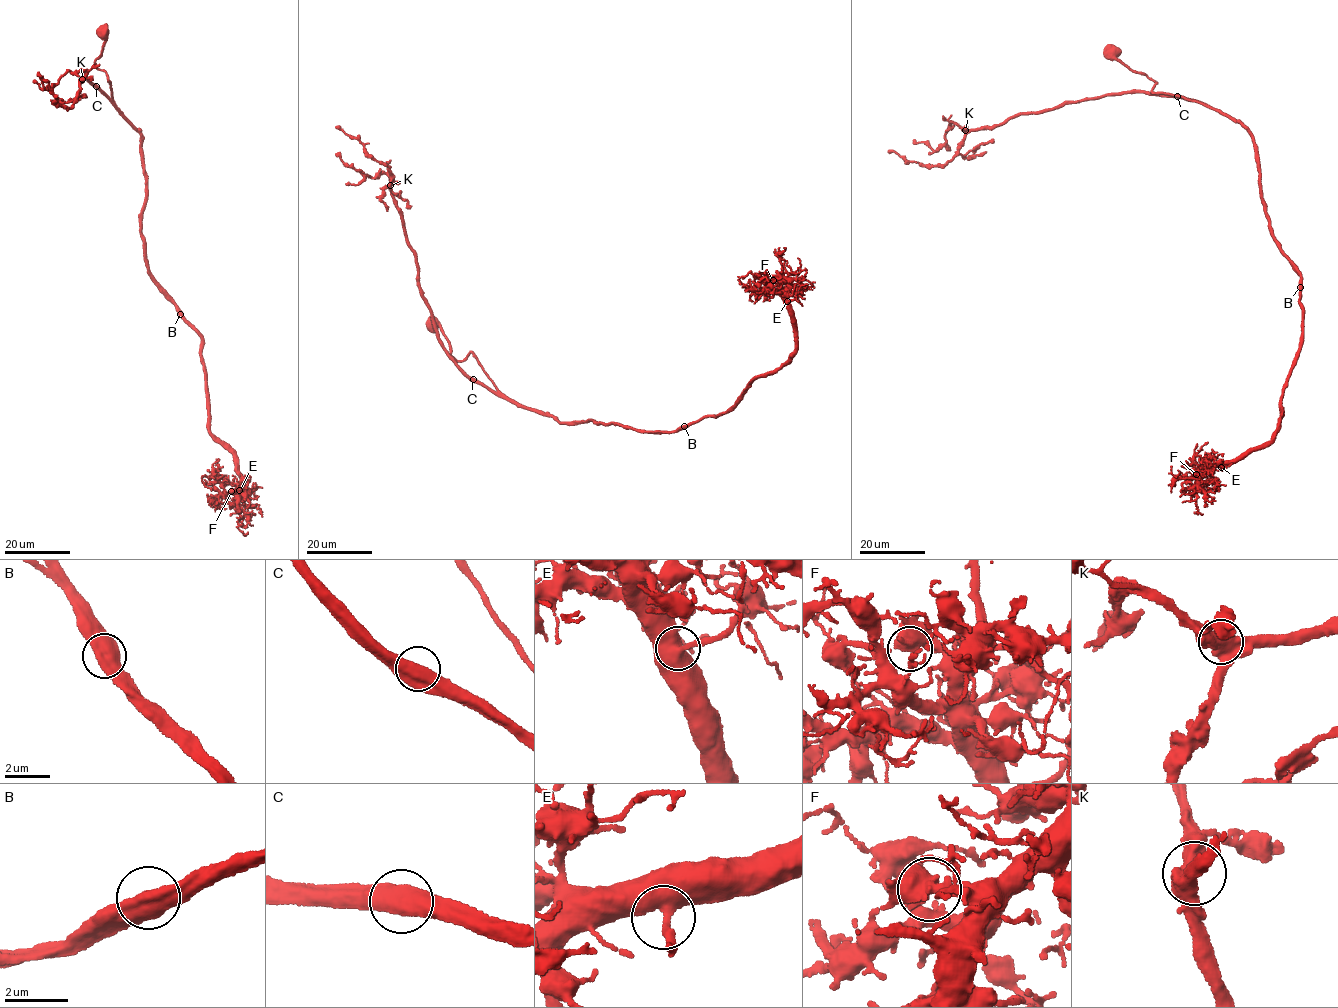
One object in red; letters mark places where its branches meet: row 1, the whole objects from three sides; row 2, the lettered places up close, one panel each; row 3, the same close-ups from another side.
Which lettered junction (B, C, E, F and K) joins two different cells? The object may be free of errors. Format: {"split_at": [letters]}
{"split_at": []}

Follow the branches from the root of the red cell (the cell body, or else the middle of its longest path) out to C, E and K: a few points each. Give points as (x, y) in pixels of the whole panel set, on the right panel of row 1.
C: (1110, 53), (1131, 69), (1156, 82), (1153, 92), (1178, 95), (1201, 103), (1177, 96)
E: (1110, 53), (1156, 82), (1153, 92), (1247, 129), (1270, 234), (1301, 278), (1301, 340), (1279, 428), (1221, 467)
K: (1110, 53), (1156, 82), (1153, 92), (1201, 103), (1160, 94), (1115, 93), (1021, 113), (999, 124), (965, 130)

